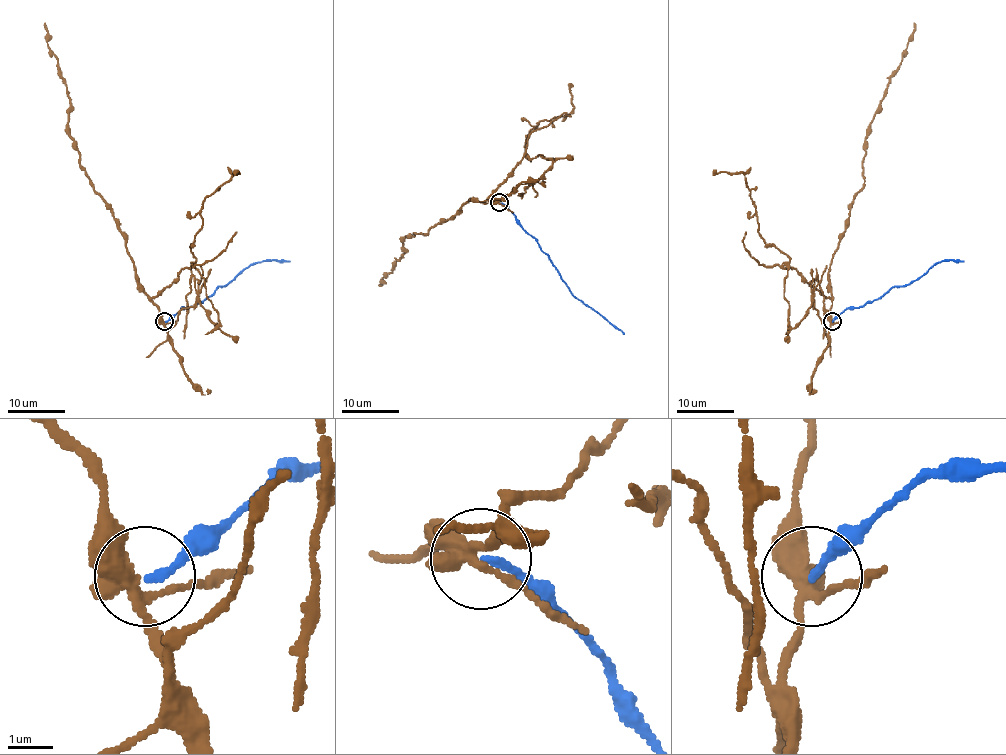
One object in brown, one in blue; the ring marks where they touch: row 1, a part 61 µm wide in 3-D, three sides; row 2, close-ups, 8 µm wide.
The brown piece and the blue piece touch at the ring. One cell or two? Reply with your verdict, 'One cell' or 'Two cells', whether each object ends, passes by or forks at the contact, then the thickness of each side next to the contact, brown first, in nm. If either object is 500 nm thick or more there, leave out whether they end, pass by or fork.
Two cells. At the ring brown forks. At the ring blue ends. Thickness 340 nm (brown) against 180 nm

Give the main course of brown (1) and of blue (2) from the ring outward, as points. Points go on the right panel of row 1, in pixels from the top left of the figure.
1: (832, 321), (832, 257), (844, 231), (853, 196), (864, 181), (870, 122), (889, 78), (897, 69), (914, 22)
2: (832, 321), (846, 308), (863, 307), (893, 287), (901, 287), (920, 278), (934, 264), (951, 260), (964, 261)

